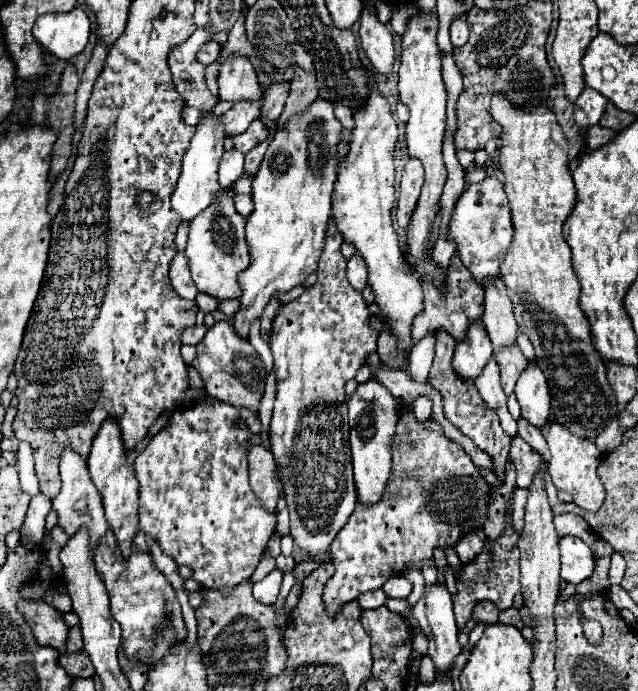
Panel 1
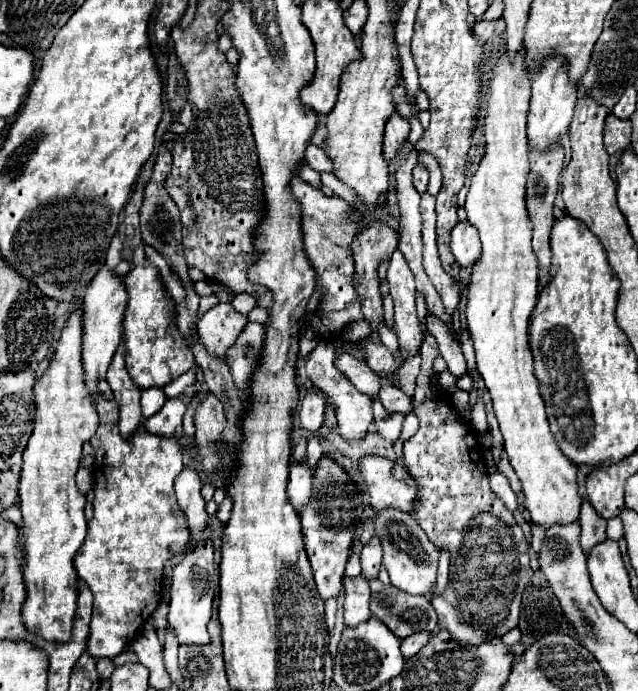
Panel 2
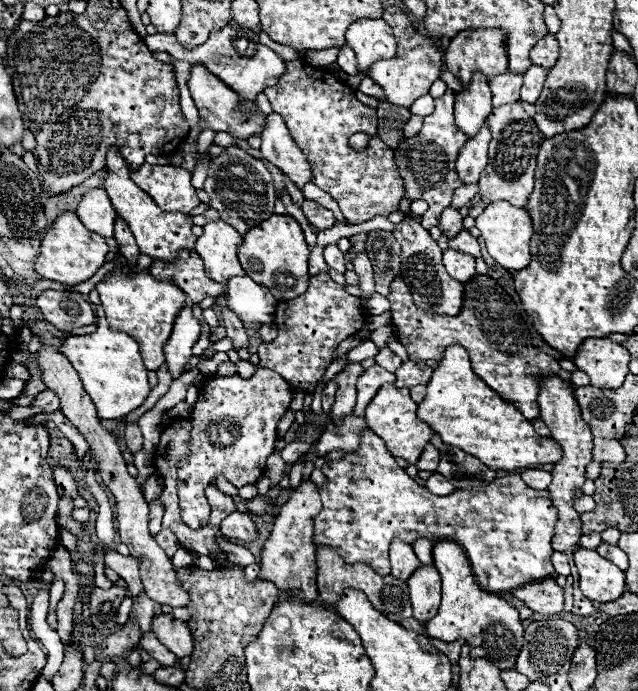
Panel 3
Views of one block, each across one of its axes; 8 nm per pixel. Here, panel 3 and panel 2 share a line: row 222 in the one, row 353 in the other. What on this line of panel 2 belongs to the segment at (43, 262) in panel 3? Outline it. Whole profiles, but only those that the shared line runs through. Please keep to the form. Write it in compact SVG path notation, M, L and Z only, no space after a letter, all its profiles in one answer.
M76 306L60 334L56 344L56 352L50 360L50 366L42 374L42 378L34 384L34 402L36 402L36 418L34 418L34 432L28 440L24 450L24 464L22 464L22 480L20 480L20 510L24 516L24 526L18 528L22 532L24 552L26 552L26 566L24 566L24 580L28 598L22 606L22 618L28 630L44 640L62 640L66 642L72 636L74 614L76 614L76 580L78 574L74 570L74 556L80 550L84 536L86 536L86 518L84 518L84 504L86 496L80 494L76 488L76 472L80 464L82 444L88 442L100 424L98 412L92 406L90 390L84 382L84 366L82 366L82 306Z

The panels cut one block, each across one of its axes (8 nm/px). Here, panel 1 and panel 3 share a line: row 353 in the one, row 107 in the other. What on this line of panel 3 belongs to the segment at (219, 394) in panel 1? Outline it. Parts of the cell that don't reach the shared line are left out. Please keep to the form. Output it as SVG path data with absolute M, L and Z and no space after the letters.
M202 64L190 66L188 88L190 88L190 94L196 102L198 114L200 114L200 130L212 128L216 132L228 132L234 138L248 138L248 136L260 134L260 130L264 130L264 118L266 116L258 112L256 104L250 100L240 102L240 96L234 90L230 90L224 82L220 82L220 78L210 74L206 70L206 66L202 66Z

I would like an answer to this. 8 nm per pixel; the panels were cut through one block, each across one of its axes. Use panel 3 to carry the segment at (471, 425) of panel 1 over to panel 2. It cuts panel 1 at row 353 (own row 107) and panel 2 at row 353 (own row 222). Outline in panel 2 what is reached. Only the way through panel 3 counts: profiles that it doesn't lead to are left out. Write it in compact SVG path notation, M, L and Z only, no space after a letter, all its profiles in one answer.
M426 334L424 338L424 346L420 350L420 356L422 356L422 370L418 374L418 384L416 384L416 394L414 394L414 414L418 416L420 420L420 430L410 438L406 440L404 444L404 466L408 468L410 476L414 476L418 480L418 486L420 486L420 500L418 500L418 510L414 514L416 522L420 524L420 528L428 534L428 538L432 538L432 542L436 542L436 546L440 548L448 548L450 550L450 556L452 556L452 562L450 562L450 580L448 580L448 588L440 594L440 596L434 596L432 598L432 606L436 608L438 612L438 628L446 628L454 640L458 642L464 642L464 644L472 644L472 646L478 646L480 642L488 642L492 638L502 638L508 630L516 628L518 626L518 612L520 612L520 602L522 602L522 592L526 588L526 584L530 582L532 578L532 568L530 568L530 560L528 560L528 542L526 542L526 536L522 532L522 528L516 524L512 512L506 508L506 504L490 490L490 484L488 484L488 472L486 472L486 464L484 464L484 458L482 458L482 452L478 448L478 442L476 442L476 436L472 434L470 430L470 424L458 424L456 422L456 414L454 414L454 408L452 404L448 402L448 394L440 388L438 384L438 374L432 370L432 360L438 356L438 346L436 346L436 340L432 338L432 334Z

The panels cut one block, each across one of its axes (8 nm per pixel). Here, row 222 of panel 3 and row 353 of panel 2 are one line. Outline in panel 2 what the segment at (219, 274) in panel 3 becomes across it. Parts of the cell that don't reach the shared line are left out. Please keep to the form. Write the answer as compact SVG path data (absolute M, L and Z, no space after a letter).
M218 304L208 310L198 324L198 336L206 352L220 360L226 360L224 354L236 342L238 334L248 324L248 318L232 308L232 304Z

